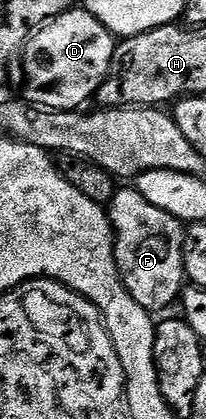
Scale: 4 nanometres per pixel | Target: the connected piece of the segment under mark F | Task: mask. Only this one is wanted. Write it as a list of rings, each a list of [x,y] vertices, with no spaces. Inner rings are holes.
[[[118,187],[113,193],[113,199],[107,205],[107,215],[110,224],[113,226],[113,253],[117,259],[117,268],[121,271],[121,280],[125,283],[125,288],[131,294],[131,298],[135,298],[135,302],[139,302],[139,306],[143,306],[151,314],[158,314],[164,308],[169,308],[178,303],[179,297],[186,287],[187,277],[185,274],[185,228],[182,221],[176,220],[171,214],[167,214],[167,210],[159,210],[159,206],[151,206],[151,202],[147,202],[147,198],[143,198],[143,194],[137,192],[136,187],[129,188]]]

